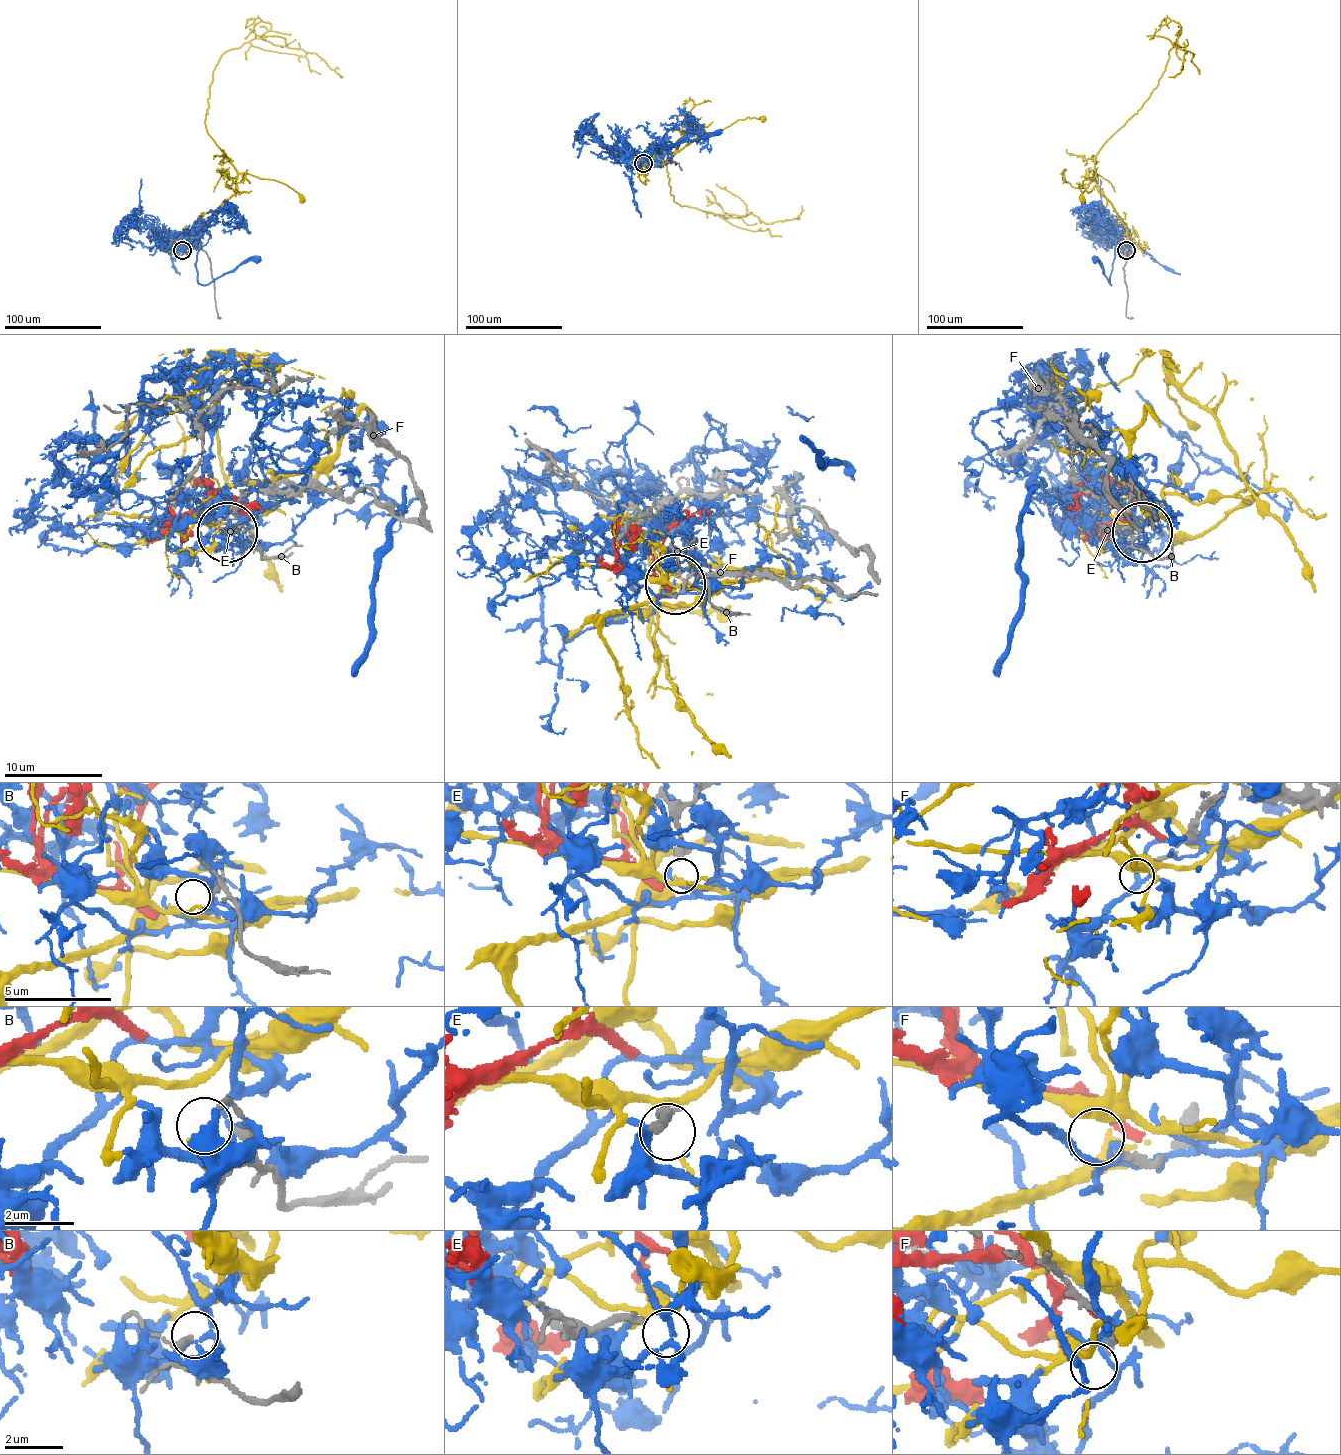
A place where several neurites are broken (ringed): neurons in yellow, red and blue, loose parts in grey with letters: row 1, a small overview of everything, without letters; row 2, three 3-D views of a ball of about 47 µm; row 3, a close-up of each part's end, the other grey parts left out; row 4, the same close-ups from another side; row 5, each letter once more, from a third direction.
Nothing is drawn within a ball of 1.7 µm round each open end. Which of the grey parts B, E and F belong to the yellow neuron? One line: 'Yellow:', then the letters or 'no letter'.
Yellow: B

